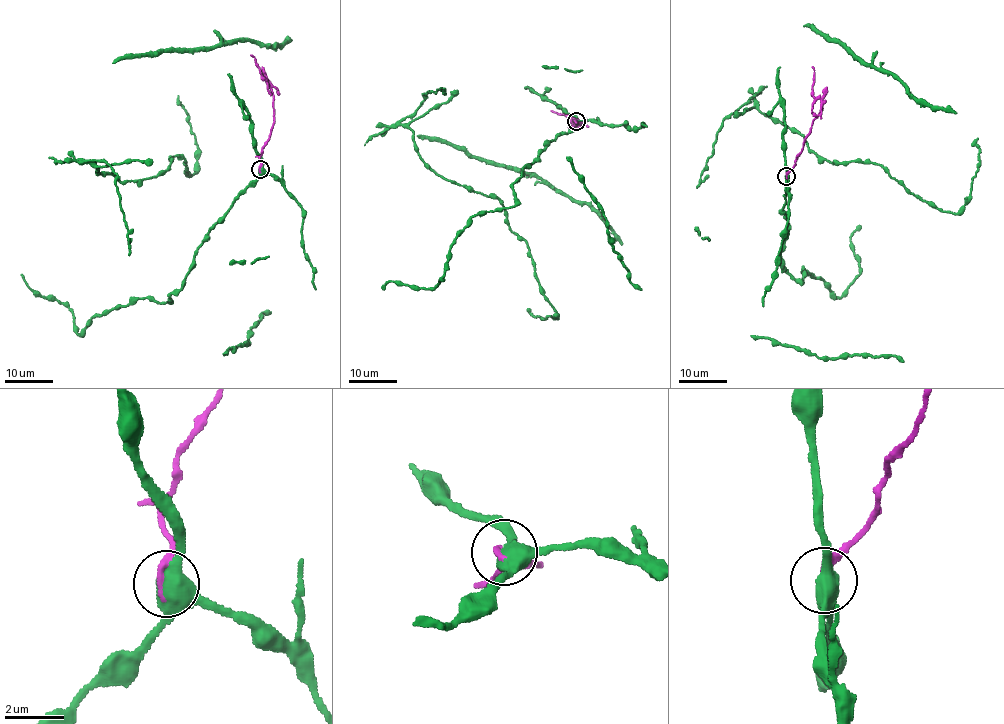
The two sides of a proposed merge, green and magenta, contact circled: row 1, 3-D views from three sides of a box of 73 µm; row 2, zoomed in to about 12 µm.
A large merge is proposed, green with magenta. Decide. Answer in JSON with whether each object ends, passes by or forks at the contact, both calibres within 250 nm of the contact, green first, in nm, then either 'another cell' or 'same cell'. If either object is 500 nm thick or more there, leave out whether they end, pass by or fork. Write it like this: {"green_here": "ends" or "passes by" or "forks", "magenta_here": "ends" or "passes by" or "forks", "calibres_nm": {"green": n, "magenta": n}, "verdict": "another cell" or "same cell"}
{"green_here": "forks", "magenta_here": "ends", "calibres_nm": {"green": 440, "magenta": 280}, "verdict": "another cell"}

